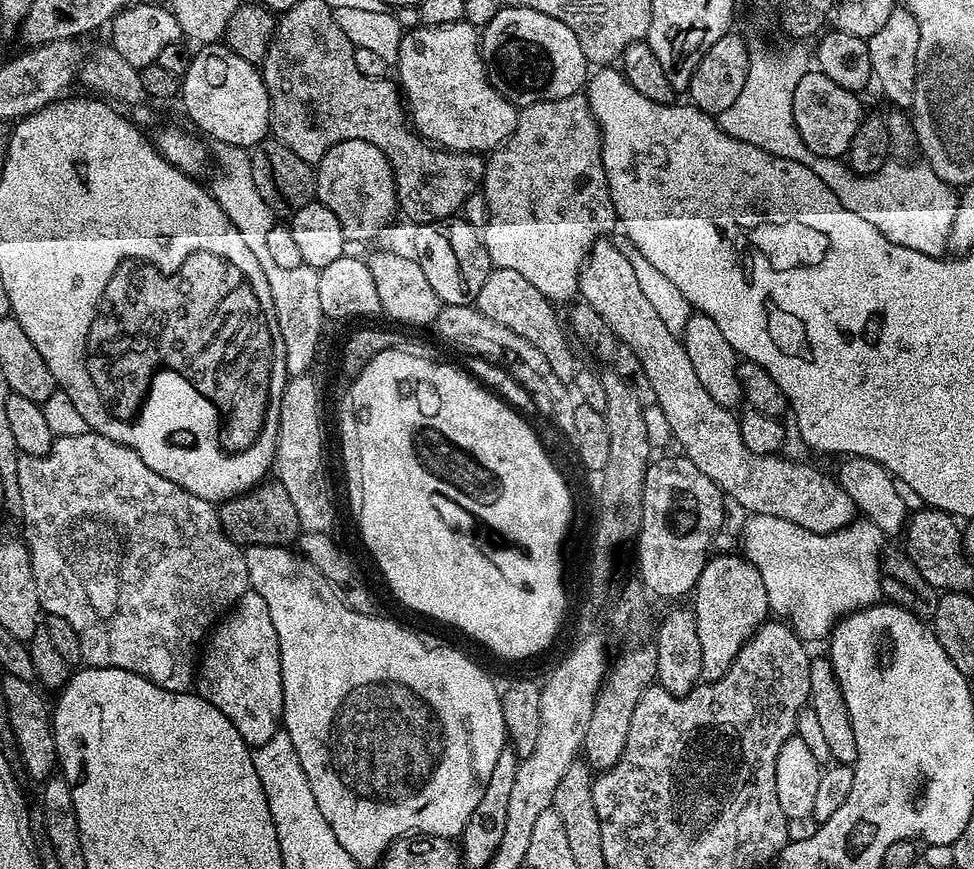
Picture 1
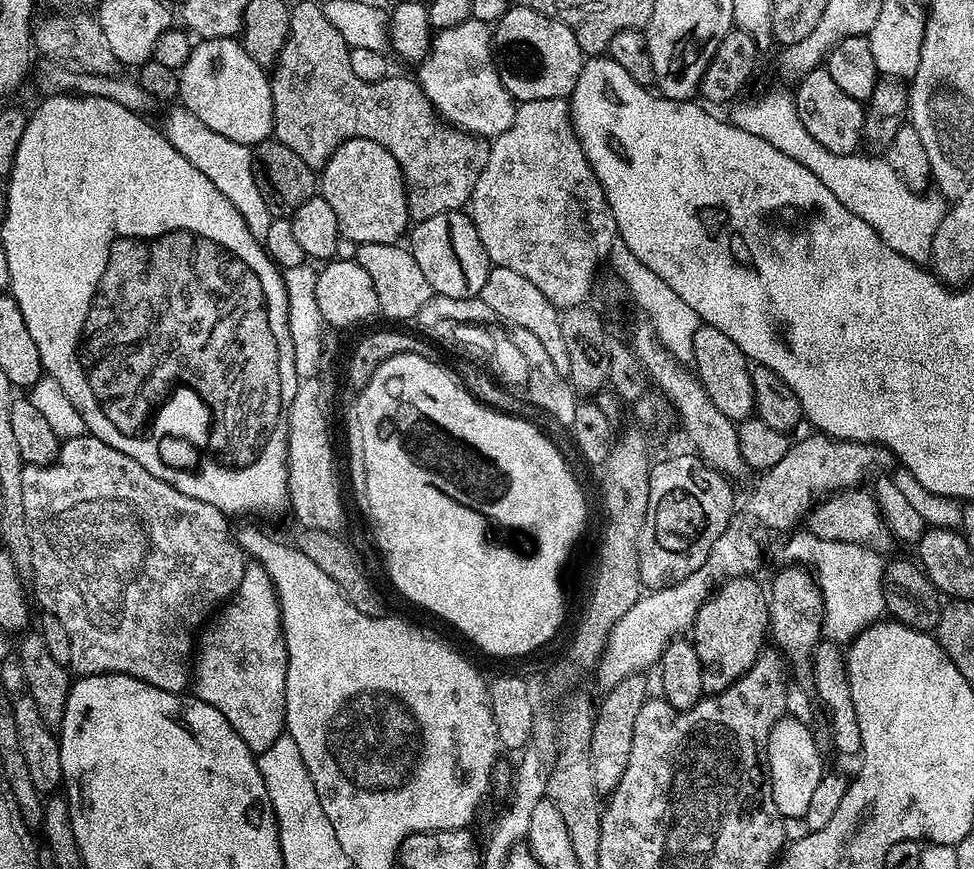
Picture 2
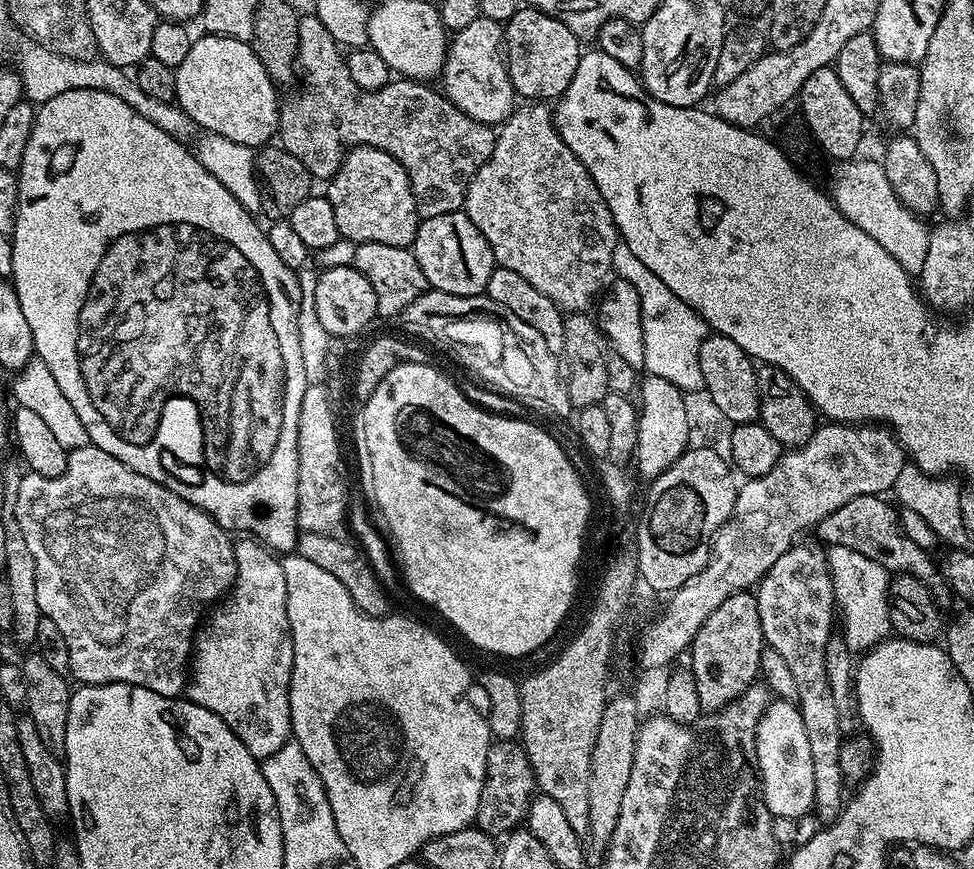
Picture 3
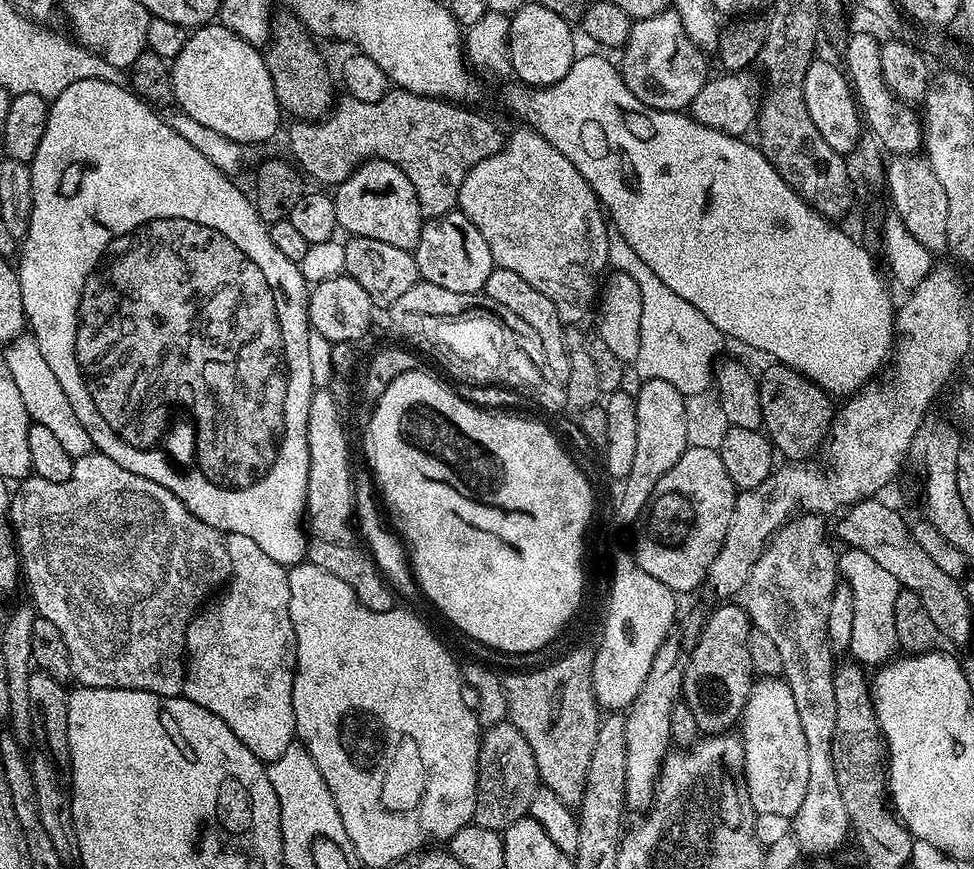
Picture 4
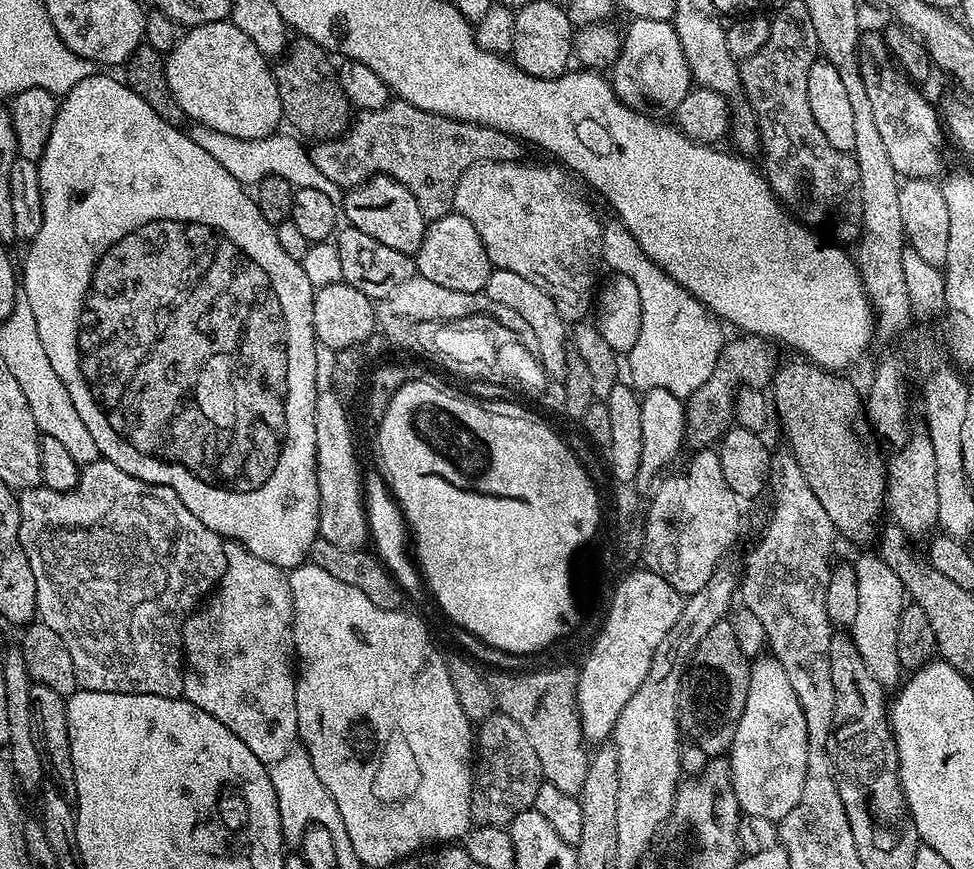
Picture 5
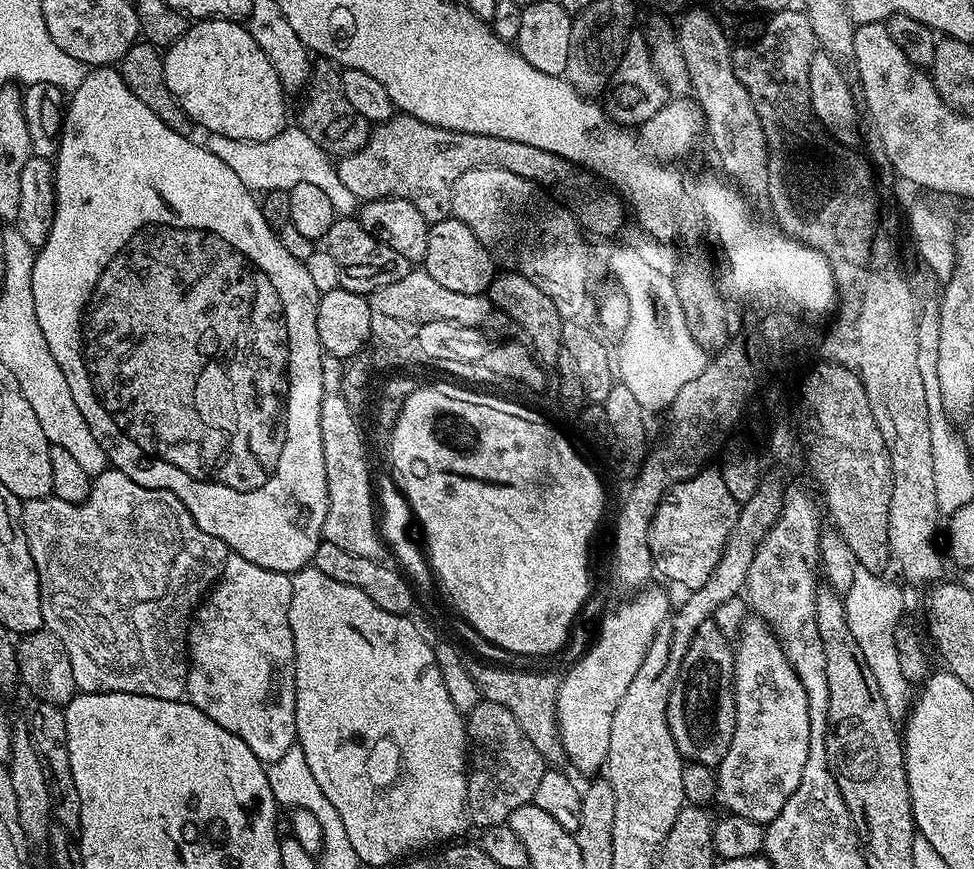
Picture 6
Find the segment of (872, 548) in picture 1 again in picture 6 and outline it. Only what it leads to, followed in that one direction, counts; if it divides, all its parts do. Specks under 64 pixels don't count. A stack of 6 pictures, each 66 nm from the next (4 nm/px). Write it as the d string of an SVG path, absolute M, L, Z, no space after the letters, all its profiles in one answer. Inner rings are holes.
M859 566L852 569L850 590L843 595L846 622L850 622L850 631L862 649L870 671L878 682L878 690L886 701L886 710L896 725L905 723L906 717L914 703L914 686L906 682L898 662L898 650L894 646L894 630L905 619L904 592L896 584L883 580L883 575L871 572Z

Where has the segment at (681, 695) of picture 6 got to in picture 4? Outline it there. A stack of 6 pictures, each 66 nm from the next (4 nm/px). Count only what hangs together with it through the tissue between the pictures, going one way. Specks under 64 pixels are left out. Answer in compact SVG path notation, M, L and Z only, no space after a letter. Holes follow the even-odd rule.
M724 602L721 608L716 608L703 621L700 637L688 659L684 671L684 687L682 700L690 706L694 714L694 722L698 722L701 733L719 734L734 728L734 724L743 717L744 707L752 693L754 683L754 669L750 662L750 638L754 625L748 618L748 613L736 602Z

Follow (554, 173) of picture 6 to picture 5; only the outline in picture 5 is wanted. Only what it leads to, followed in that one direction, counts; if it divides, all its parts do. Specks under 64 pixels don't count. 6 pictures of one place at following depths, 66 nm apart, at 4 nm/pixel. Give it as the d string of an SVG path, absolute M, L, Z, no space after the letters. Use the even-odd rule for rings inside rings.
M392 98L382 110L360 112L343 136L319 141L311 153L314 166L344 190L356 188L377 174L396 180L414 194L418 210L422 210L425 221L431 222L445 216L446 201L470 166L487 160L495 164L519 161L520 148L521 141L502 130L409 108L405 100Z

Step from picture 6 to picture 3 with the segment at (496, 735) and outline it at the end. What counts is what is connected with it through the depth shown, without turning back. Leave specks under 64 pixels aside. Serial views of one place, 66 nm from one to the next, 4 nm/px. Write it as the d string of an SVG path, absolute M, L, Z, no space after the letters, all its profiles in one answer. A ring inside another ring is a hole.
M495 741L487 752L487 778L478 802L475 827L493 838L507 835L527 817L529 802L535 793L535 776L528 753L519 741Z

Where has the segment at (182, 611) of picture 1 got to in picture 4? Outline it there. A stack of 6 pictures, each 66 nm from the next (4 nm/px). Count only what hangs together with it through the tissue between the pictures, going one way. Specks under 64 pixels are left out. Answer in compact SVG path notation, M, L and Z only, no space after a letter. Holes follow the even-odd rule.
M95 450L73 459L72 477L66 482L46 482L46 478L38 478L33 474L27 480L19 481L17 488L20 489L17 492L15 489L10 496L10 519L20 554L22 576L26 581L26 588L28 584L32 591L30 600L38 616L54 622L62 634L62 641L69 651L75 683L86 688L129 688L153 692L159 696L181 695L186 671L184 635L188 623L205 601L232 575L230 554L226 554L226 542L221 532L206 526L206 522L199 520L177 496L170 494L166 486L158 486L158 482L150 482L150 478L142 478L138 474L130 474L130 470L122 470L122 466L114 462L114 458L106 458L106 454Z

